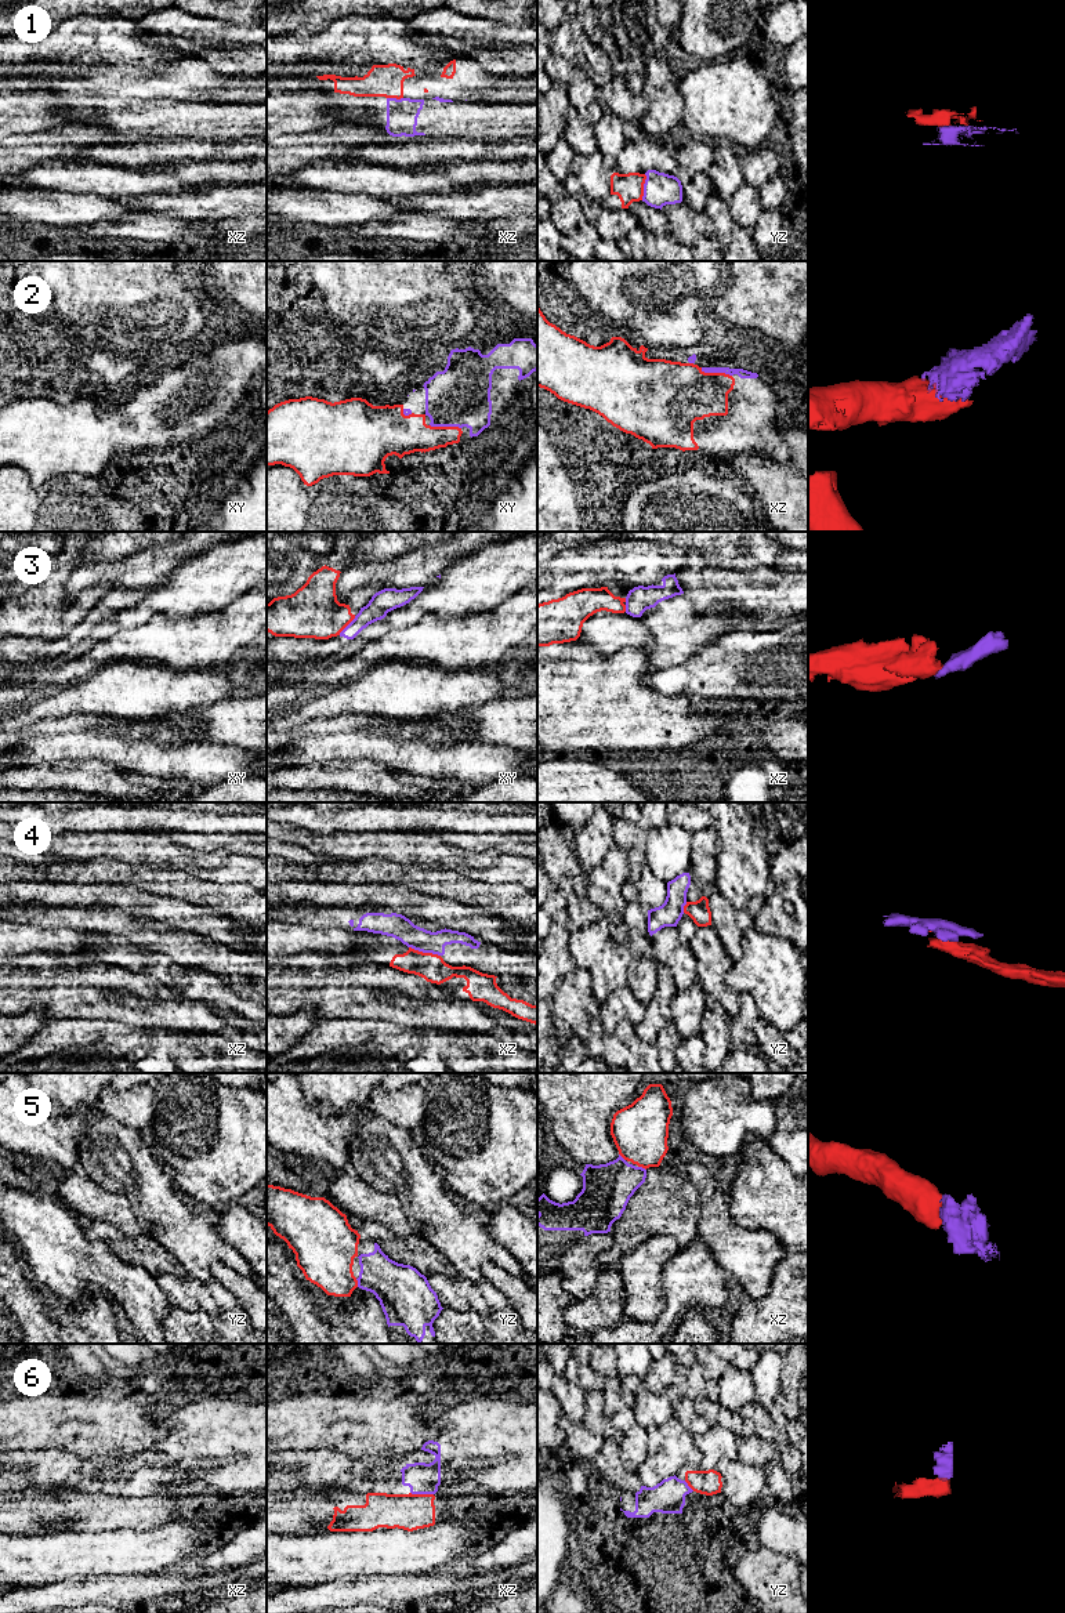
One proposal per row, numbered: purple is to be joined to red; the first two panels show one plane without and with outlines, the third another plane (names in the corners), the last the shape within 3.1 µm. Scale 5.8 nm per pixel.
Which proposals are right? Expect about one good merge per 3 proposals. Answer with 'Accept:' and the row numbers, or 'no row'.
Accept: 2, 5

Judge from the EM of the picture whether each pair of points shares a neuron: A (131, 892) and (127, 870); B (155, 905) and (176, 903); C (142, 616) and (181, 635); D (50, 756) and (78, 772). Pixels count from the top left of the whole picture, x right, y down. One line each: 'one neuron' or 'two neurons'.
A: two neurons
B: one neuron
C: two neurons
D: two neurons

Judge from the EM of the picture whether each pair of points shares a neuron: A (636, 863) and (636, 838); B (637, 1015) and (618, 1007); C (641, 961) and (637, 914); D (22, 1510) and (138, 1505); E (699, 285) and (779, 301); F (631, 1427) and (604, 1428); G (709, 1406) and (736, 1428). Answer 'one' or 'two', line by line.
A: one
B: one
C: one
D: one
E: two
F: two
G: one

